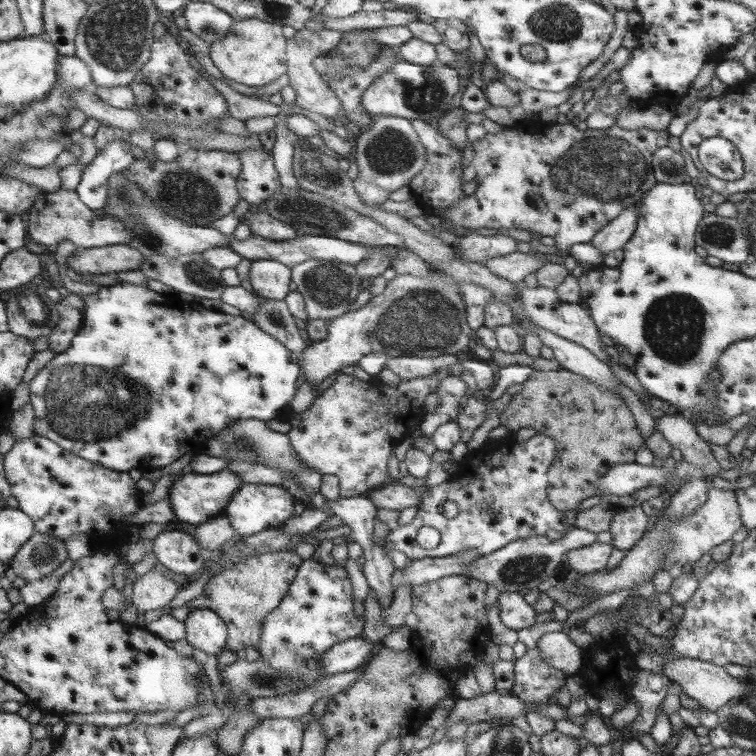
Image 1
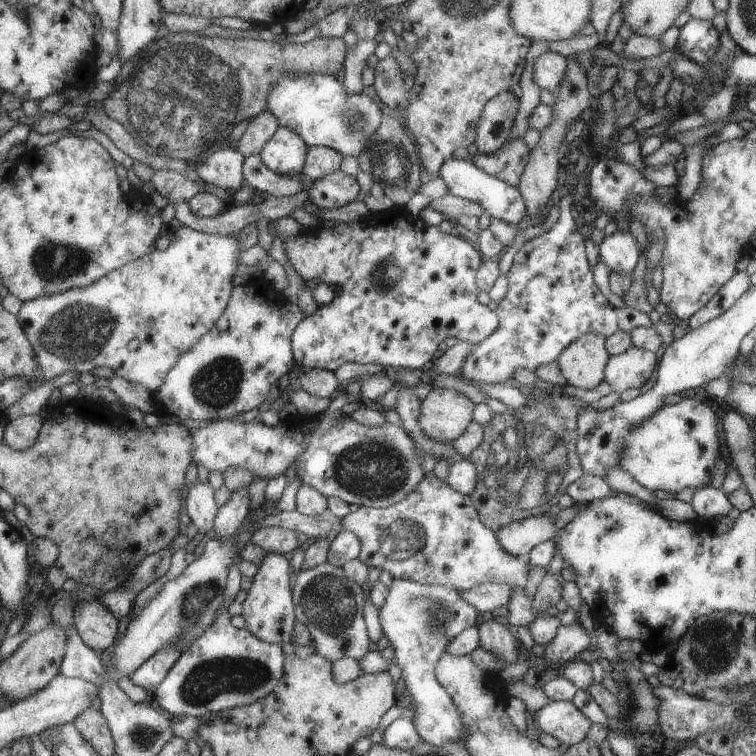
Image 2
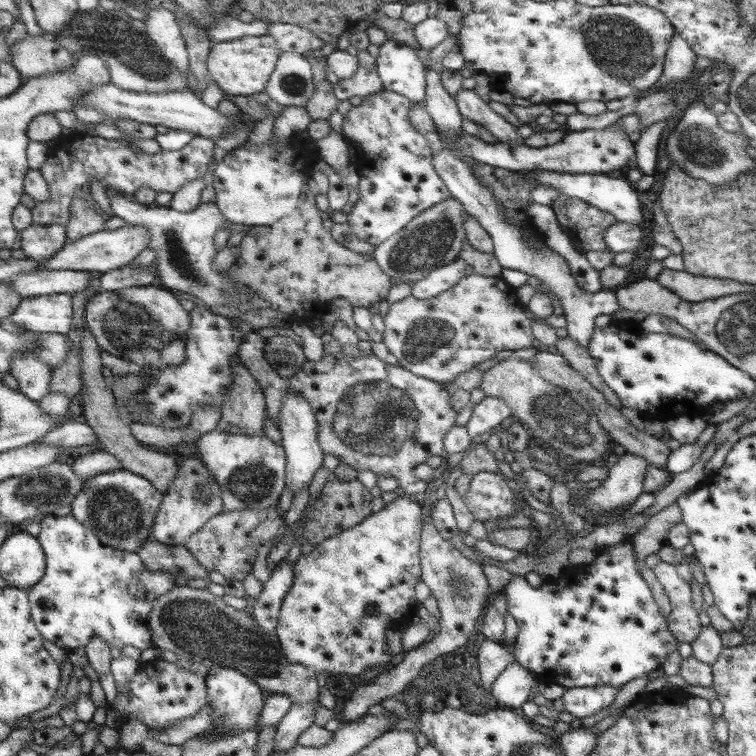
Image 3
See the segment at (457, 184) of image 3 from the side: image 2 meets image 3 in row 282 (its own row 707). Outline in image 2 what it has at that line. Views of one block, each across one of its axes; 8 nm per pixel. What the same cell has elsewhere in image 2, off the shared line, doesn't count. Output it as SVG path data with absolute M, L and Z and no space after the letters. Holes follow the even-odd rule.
M550 701L532 716L534 725L570 746L586 740L591 720L572 701Z

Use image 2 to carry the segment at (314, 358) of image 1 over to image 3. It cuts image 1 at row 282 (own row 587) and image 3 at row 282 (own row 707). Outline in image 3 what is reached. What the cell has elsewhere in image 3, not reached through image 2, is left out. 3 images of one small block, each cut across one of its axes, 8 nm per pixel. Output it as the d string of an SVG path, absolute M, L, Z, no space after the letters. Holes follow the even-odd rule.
M461 259L434 270L422 280L413 281L411 295L418 300L433 299L451 289L460 279L474 274L474 268Z

